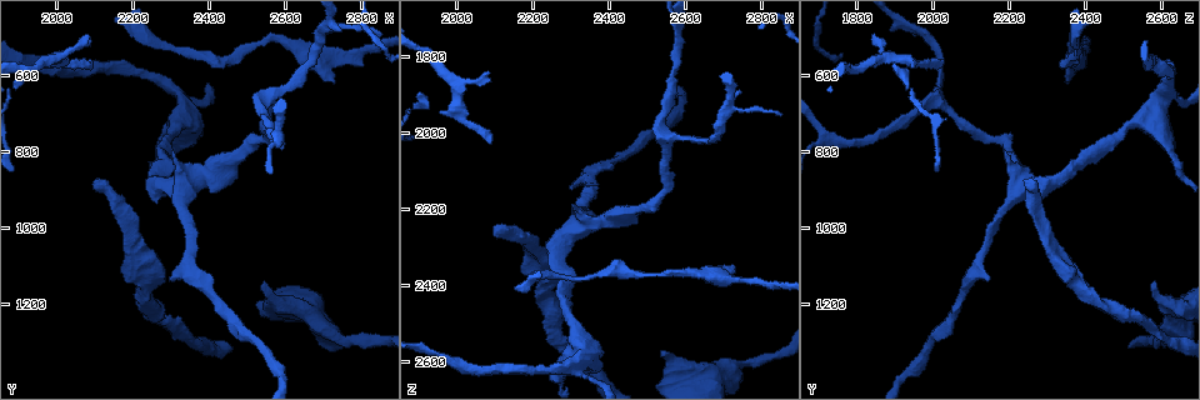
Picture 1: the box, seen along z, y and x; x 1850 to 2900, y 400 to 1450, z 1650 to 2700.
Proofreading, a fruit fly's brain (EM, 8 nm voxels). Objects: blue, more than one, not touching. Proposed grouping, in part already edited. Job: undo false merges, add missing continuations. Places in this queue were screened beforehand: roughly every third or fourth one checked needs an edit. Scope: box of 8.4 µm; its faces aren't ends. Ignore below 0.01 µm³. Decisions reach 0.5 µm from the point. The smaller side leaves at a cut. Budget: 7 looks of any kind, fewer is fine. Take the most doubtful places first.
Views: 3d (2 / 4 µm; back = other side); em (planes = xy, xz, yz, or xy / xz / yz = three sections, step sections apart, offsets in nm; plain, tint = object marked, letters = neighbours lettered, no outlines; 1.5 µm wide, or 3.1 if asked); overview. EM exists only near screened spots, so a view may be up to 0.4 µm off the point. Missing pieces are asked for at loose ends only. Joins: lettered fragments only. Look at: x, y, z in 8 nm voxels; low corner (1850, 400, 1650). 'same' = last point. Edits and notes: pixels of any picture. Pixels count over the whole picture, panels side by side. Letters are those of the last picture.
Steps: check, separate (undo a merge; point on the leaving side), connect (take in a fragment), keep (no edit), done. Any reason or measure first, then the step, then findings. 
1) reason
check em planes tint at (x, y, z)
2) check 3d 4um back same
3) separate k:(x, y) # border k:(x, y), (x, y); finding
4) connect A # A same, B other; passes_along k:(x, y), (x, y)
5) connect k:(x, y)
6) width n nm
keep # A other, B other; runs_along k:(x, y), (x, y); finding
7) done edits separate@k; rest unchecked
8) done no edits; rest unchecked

branch stops here
check em xy step 8 letters at (2100, 865, 2245)

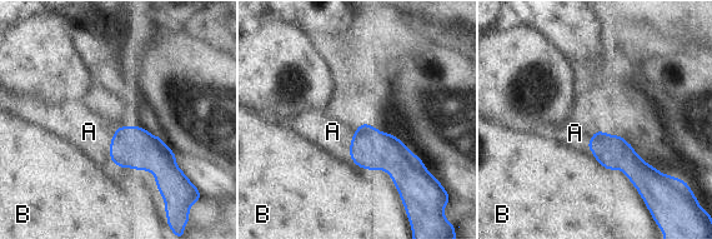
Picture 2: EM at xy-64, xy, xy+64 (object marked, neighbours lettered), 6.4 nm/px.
check em planes letters same

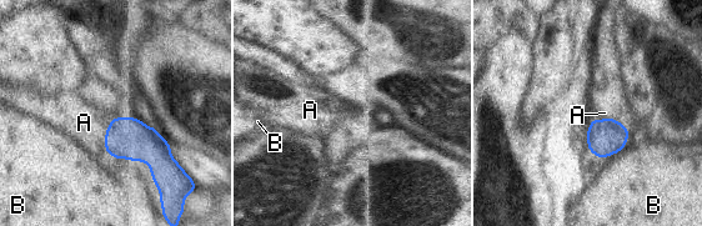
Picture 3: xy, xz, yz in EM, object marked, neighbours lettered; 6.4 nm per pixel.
width 180 nm
connect A # A same, B other; passes_along 3:(605, 137), (602, 120), (605, 112); it goes on there

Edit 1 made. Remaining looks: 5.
redraw
check overview

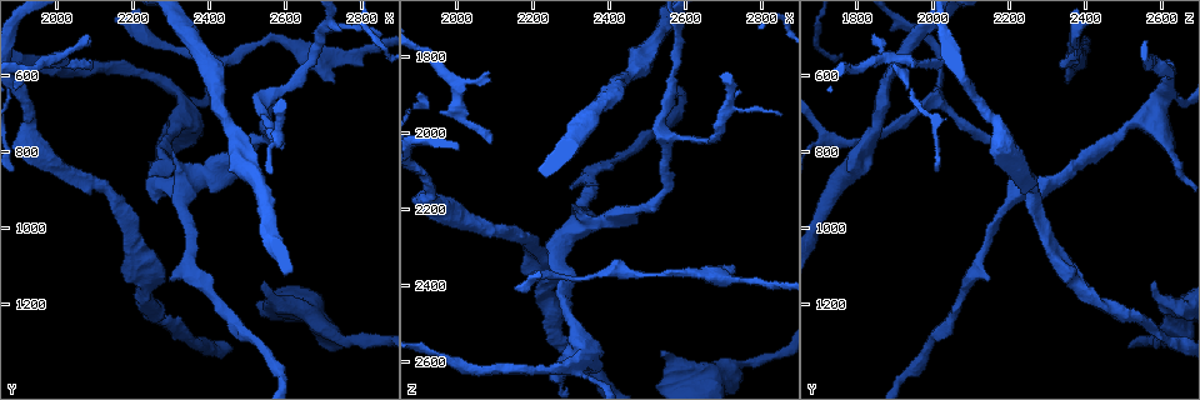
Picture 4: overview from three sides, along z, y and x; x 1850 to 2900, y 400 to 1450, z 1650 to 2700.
a narrow waist
check 3d 4um at (2505, 520, 2365)

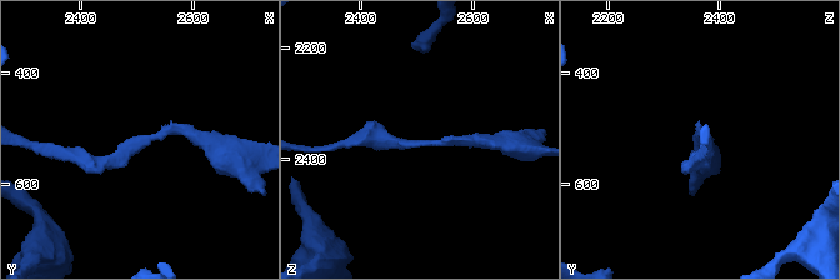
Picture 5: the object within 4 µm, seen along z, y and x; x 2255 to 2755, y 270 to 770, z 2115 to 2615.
check em xy step 4 letters at (2510, 520, 2370)

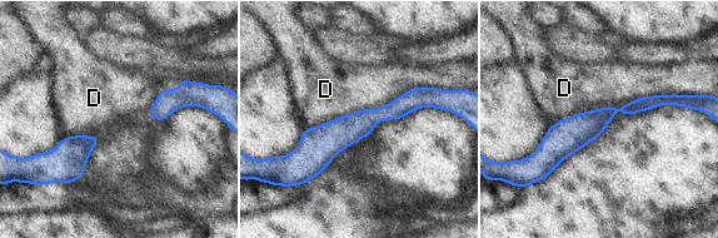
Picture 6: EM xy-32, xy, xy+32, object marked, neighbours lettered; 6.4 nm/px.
width 20 nm
keep # D other; border 6:(440, 89), (413, 88), (307, 128); continuous, no second neuron

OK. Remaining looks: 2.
done edits connect@3; rest unchecked

